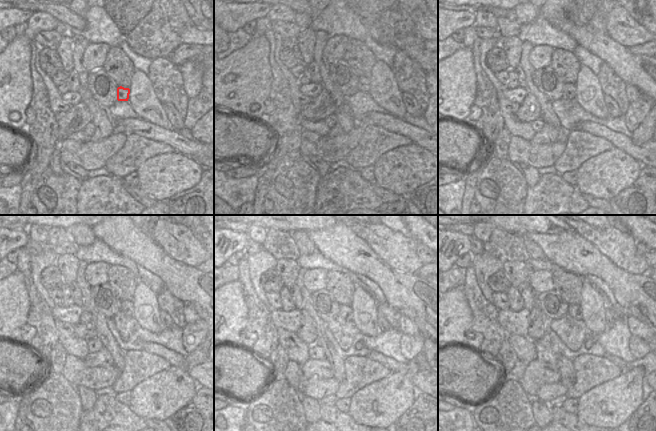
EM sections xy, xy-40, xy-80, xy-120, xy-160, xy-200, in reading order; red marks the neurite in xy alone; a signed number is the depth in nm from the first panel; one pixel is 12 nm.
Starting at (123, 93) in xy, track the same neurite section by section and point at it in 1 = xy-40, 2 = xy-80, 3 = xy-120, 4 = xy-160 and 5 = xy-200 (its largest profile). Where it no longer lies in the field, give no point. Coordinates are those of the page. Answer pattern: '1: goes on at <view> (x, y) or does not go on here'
1: goes on at xy-40 (347, 90)
2: goes on at xy-80 (572, 87)
3: goes on at xy-120 (125, 308)
4: goes on at xy-160 (345, 314)
5: goes on at xy-200 (574, 311)

